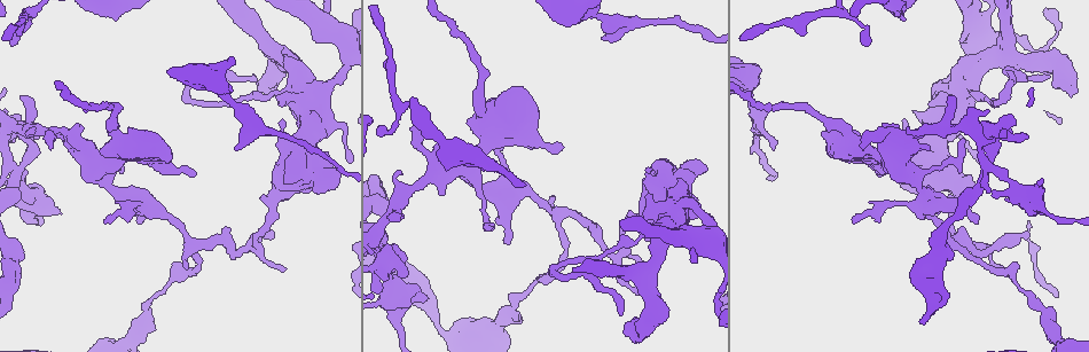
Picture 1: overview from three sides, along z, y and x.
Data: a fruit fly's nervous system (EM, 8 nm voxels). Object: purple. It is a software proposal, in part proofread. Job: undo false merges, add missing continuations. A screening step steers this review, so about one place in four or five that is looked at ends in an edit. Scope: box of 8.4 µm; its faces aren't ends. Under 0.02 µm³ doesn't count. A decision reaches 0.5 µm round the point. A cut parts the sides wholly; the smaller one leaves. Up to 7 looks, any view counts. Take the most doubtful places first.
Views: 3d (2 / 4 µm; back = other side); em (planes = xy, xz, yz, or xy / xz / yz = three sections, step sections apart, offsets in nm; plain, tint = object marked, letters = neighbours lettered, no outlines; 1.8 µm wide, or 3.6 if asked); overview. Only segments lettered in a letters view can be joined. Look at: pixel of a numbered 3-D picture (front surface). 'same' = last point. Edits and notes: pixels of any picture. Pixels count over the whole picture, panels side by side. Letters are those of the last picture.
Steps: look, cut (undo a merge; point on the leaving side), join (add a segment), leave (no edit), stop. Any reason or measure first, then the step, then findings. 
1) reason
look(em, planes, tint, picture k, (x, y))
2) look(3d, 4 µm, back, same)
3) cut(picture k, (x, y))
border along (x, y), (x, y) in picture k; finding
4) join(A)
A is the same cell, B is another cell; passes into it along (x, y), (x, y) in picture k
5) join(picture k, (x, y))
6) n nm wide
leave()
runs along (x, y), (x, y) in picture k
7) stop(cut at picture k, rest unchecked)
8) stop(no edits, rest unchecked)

sharp bend
look(em, planes, tint, picture 1, (94, 166))

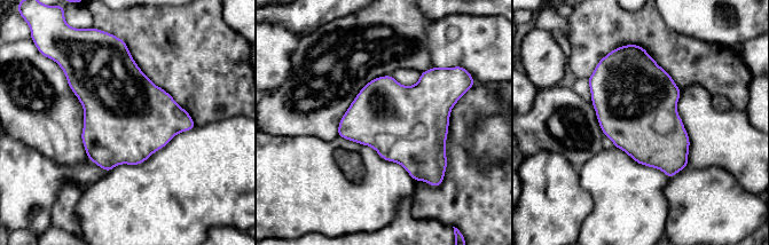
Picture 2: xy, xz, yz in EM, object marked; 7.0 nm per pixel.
what lies round it
look(em, planes, letters, same)

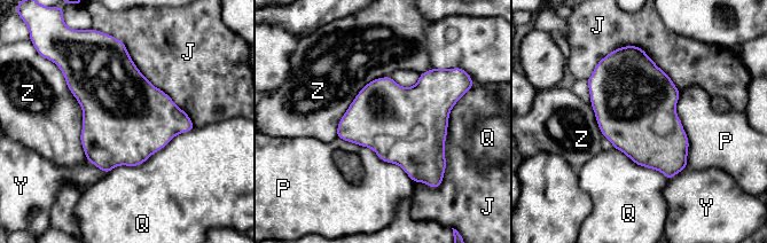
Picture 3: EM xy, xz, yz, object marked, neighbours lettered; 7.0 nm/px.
550 nm wide; Q touches over 700 nm
leave()
J, P, Q, Y and Z are other cells; continuous, no second cell

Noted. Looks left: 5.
branch point
look(em, xy, step 4, tint, picture 1, (247, 251))

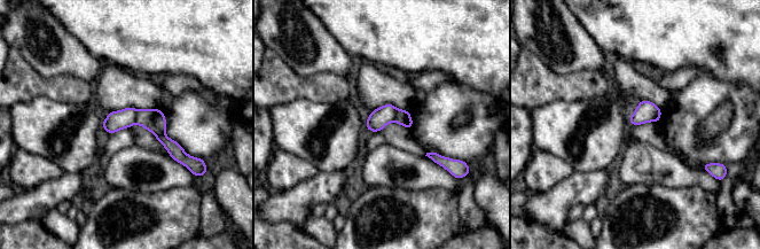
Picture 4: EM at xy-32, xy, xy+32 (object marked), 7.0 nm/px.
another direction
look(em, planes, tint, same)

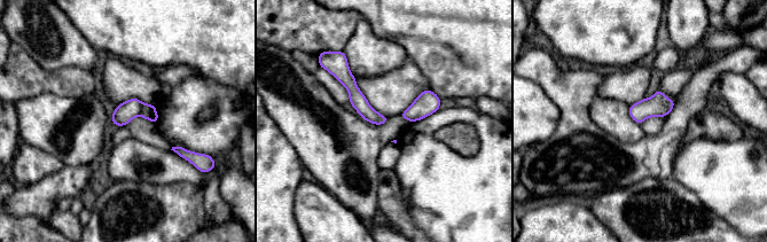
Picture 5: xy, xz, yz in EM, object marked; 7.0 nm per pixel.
see the neighbours
look(em, planes, letters, same)

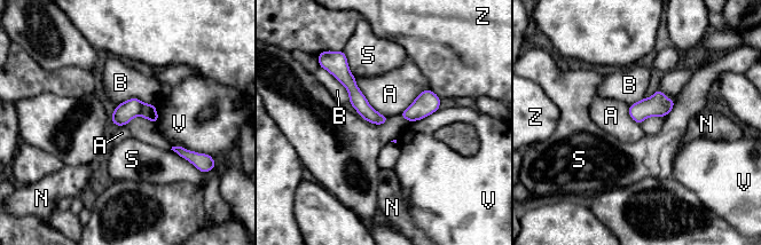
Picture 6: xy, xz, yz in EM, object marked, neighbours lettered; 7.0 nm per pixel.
leave()
A, B, N, S, V and Z are other cells; runs along (340, 69), (358, 101), (382, 120) in picture 6; continuous, no second cell

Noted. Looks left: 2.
thick turns thin
look(em, 3.6 µm, planes, letters, picture 1, (279, 91))

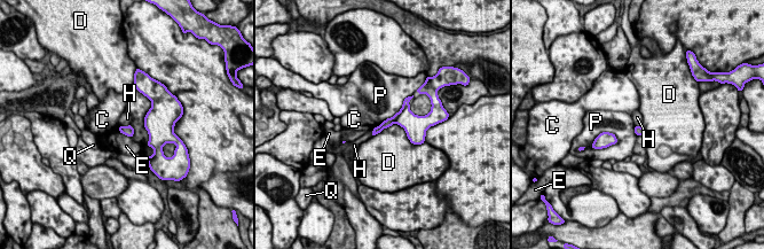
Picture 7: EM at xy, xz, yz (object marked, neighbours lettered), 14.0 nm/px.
D touches over 1000 nm
cut(picture 7, (412, 124))
C, D, E, H, P and Q are other cells; two cells meet here

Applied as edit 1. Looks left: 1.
stop(cut at picture 7, rest unchecked)

